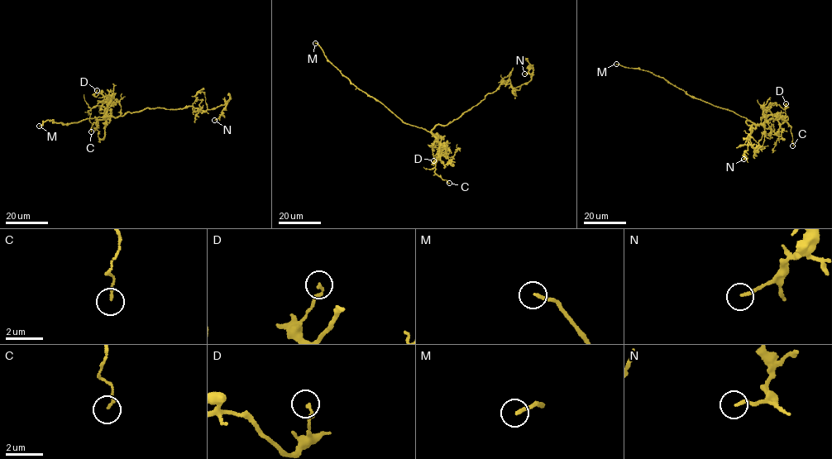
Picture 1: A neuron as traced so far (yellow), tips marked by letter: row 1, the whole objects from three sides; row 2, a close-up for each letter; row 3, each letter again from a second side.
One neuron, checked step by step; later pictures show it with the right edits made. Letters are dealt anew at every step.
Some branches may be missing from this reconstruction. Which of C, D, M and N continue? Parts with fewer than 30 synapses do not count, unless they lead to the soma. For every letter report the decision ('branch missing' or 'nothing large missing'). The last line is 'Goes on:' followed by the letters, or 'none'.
C: nothing large missing
D: nothing large missing
M: branch missing
N: nothing large missing
Goes on: M

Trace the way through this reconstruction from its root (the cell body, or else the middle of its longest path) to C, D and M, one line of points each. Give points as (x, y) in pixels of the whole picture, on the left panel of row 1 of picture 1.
C: (114, 117), (102, 117), (107, 112), (106, 102), (93, 107), (88, 112), (92, 124), (91, 131)
D: (114, 117), (102, 117), (108, 98), (99, 93), (96, 97), (97, 90)
M: (114, 117), (88, 118), (67, 125), (48, 120), (39, 126)

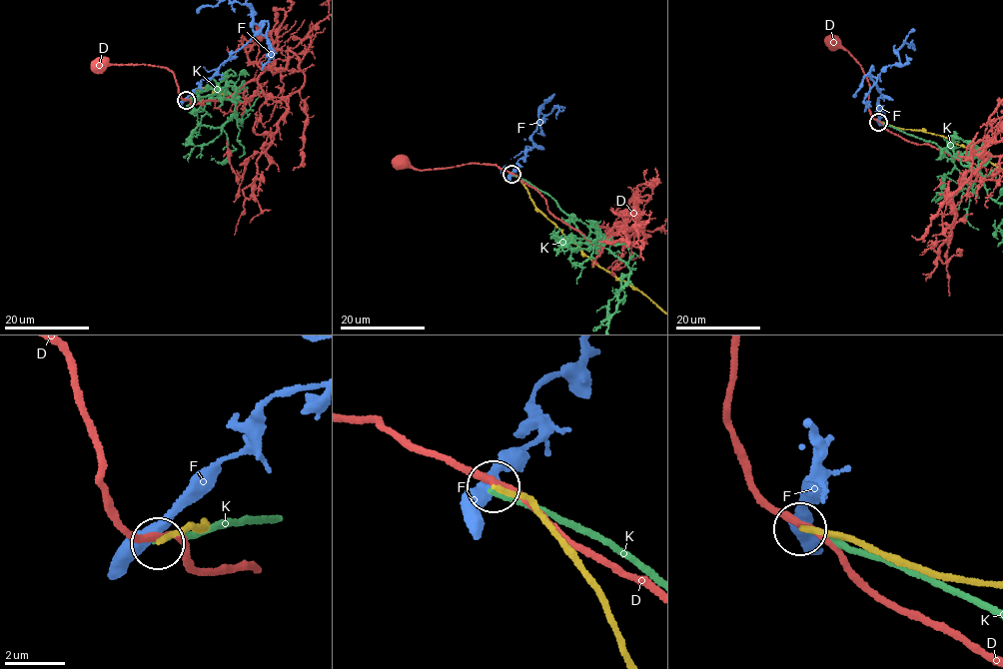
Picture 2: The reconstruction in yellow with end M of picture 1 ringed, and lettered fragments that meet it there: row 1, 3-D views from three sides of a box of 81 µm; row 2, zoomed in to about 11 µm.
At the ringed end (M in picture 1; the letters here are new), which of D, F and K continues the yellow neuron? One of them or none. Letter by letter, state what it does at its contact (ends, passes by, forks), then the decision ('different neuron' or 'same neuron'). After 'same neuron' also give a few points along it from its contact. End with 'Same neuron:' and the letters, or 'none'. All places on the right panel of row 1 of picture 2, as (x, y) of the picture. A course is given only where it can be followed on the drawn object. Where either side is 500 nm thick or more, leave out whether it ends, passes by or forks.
D: it passes by; different neuron
F: it passes by; different neuron
K: it ends there; different neuron
Same neuron: none

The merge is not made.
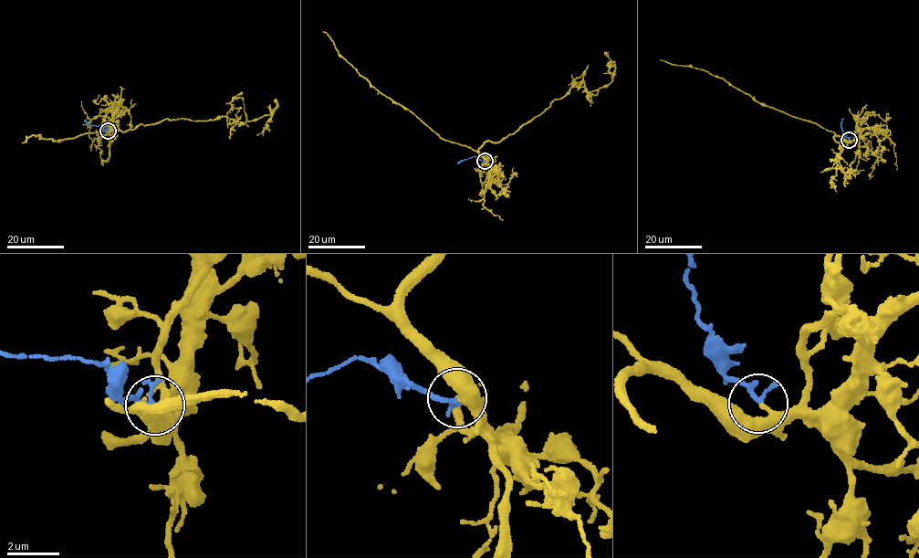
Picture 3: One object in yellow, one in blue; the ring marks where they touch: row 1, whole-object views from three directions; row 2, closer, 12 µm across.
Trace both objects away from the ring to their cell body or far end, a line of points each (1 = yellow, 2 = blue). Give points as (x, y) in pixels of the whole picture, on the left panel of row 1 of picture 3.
1: (108, 131), (169, 119), (203, 121), (224, 116), (242, 123), (277, 106), (256, 135)
2: (108, 131), (100, 126), (91, 126), (85, 120)

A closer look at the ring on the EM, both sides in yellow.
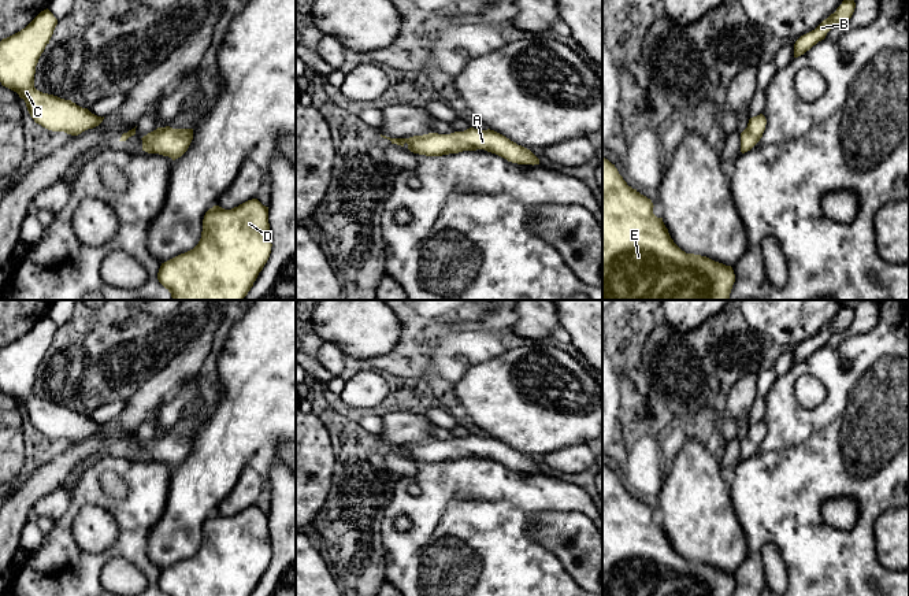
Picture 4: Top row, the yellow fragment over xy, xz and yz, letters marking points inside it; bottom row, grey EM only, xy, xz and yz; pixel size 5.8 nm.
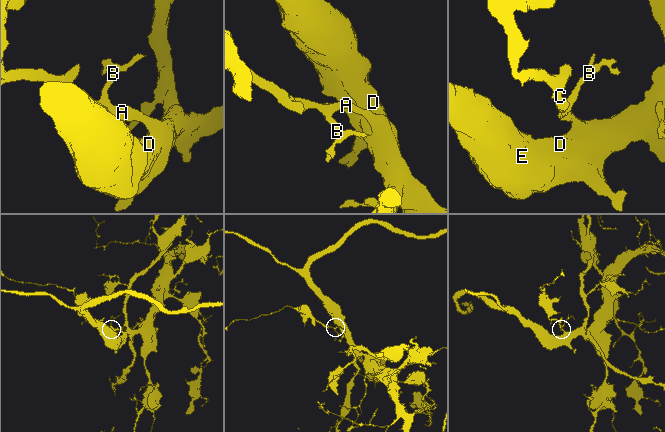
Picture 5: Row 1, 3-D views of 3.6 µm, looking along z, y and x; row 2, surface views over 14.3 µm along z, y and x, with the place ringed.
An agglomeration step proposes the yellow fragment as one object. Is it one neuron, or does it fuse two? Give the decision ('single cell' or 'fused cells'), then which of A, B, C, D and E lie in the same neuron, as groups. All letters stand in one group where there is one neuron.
single cell; groups A B C D E

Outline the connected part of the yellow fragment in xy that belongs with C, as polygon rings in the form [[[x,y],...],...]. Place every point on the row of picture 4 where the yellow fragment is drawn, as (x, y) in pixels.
[[[47,8],[25,29],[0,41],[0,82],[25,100],[36,123],[52,132],[78,136],[99,126],[104,116],[34,88],[36,66],[56,25],[57,19]]]

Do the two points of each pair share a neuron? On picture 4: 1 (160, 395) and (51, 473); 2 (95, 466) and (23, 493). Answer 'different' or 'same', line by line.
1: same
2: different

